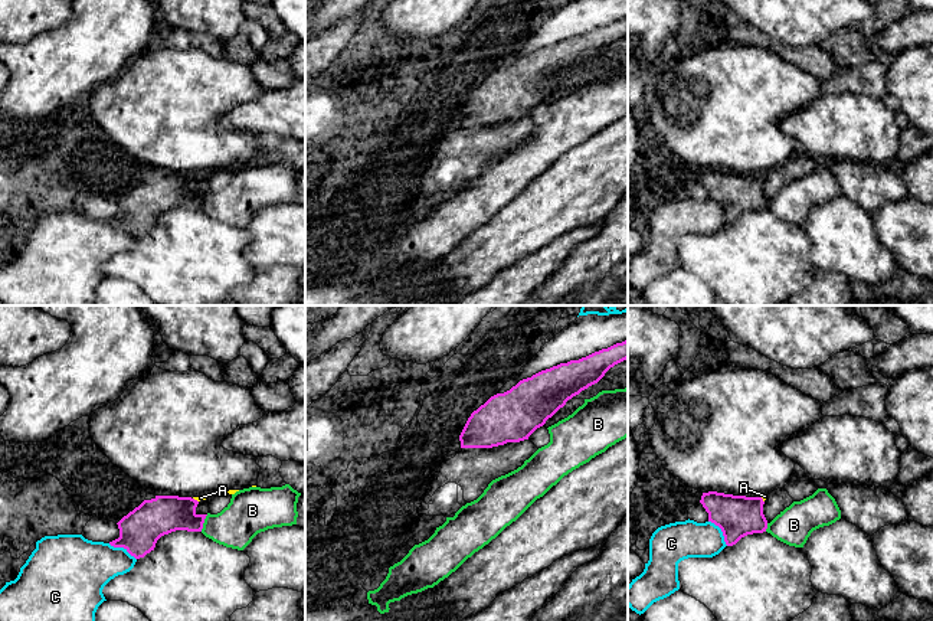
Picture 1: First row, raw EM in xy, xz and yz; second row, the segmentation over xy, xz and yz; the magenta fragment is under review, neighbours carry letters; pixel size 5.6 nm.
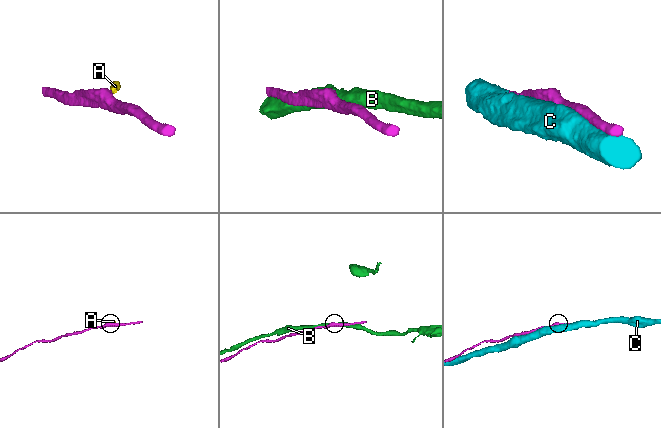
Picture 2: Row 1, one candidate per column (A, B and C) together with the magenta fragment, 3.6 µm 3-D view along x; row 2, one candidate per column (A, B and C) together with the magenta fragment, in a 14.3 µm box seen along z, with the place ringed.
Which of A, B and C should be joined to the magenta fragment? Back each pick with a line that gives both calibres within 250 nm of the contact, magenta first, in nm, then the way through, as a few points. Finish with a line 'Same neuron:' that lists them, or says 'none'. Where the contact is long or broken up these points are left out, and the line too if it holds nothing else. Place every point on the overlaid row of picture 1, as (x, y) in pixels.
Same neuron: none

